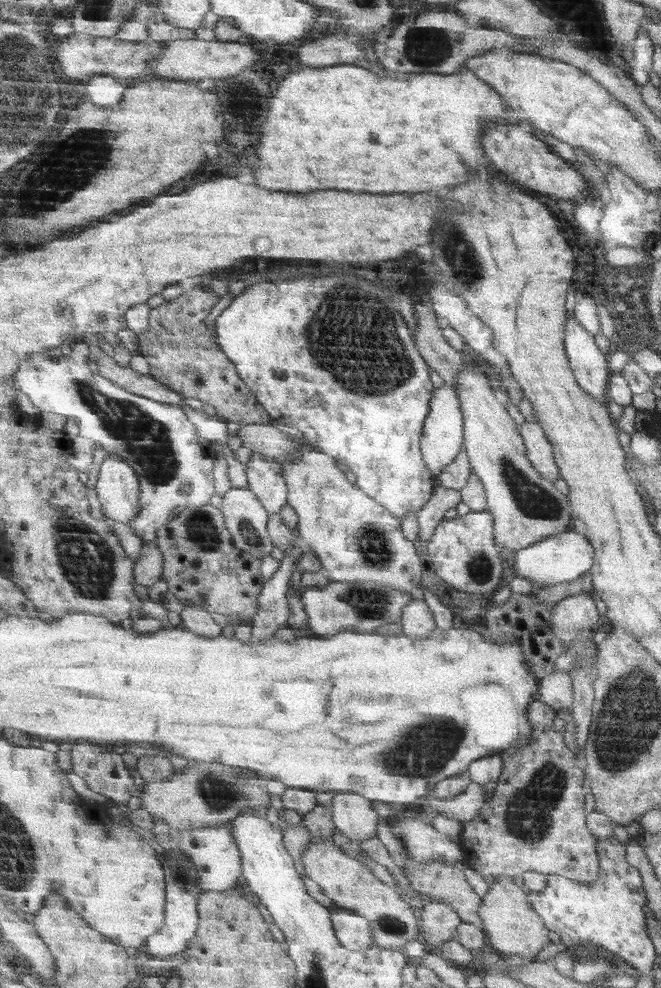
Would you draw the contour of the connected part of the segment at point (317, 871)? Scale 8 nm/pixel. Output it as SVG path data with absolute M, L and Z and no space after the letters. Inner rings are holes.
M312 842L304 852L303 862L305 874L321 884L325 893L335 903L370 920L374 938L381 947L405 952L408 942L422 940L418 910L404 900L398 888L384 884L378 875L374 874L370 865L358 857L348 856L337 844Z

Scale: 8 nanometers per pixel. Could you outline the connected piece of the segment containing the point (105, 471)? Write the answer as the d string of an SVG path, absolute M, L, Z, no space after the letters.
M118 455L106 458L100 470L96 491L104 515L130 525L142 512L139 472Z

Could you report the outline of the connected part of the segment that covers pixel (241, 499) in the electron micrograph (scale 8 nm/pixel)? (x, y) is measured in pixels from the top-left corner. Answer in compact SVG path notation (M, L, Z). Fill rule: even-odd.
M233 488L223 497L222 509L237 548L260 560L277 552L269 534L271 514L252 489Z

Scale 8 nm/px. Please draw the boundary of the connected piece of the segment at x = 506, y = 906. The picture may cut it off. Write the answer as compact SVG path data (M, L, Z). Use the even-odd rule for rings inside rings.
M501 876L496 884L490 886L483 899L480 914L485 922L489 943L506 957L519 954L526 958L526 962L537 960L536 956L546 948L546 944L556 940L547 921L533 907L528 892L518 886L512 876Z

